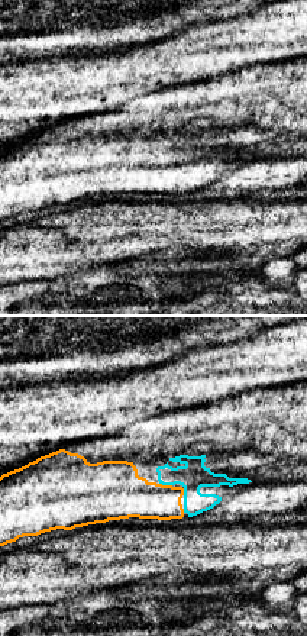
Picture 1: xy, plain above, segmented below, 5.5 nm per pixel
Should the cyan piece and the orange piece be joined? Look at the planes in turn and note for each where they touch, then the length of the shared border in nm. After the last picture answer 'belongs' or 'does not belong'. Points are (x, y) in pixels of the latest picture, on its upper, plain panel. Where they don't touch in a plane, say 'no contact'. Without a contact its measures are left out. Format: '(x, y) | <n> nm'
(165, 160) | 70 nm

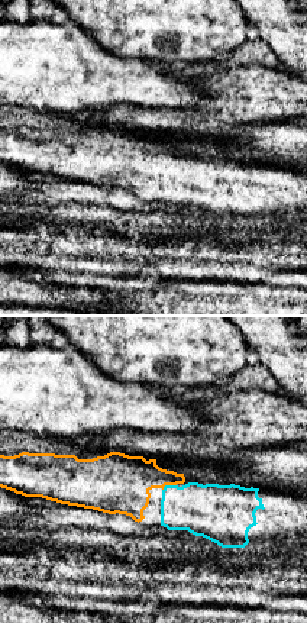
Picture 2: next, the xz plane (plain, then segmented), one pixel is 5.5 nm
(168, 161) | 90 nm

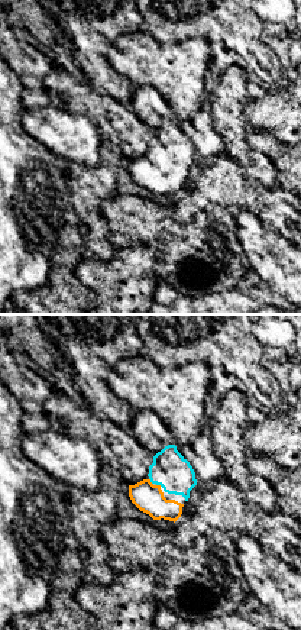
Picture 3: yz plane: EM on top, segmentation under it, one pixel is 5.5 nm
(151, 157) | 40 nm

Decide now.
belongs

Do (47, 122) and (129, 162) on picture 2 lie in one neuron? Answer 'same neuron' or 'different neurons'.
same neuron

